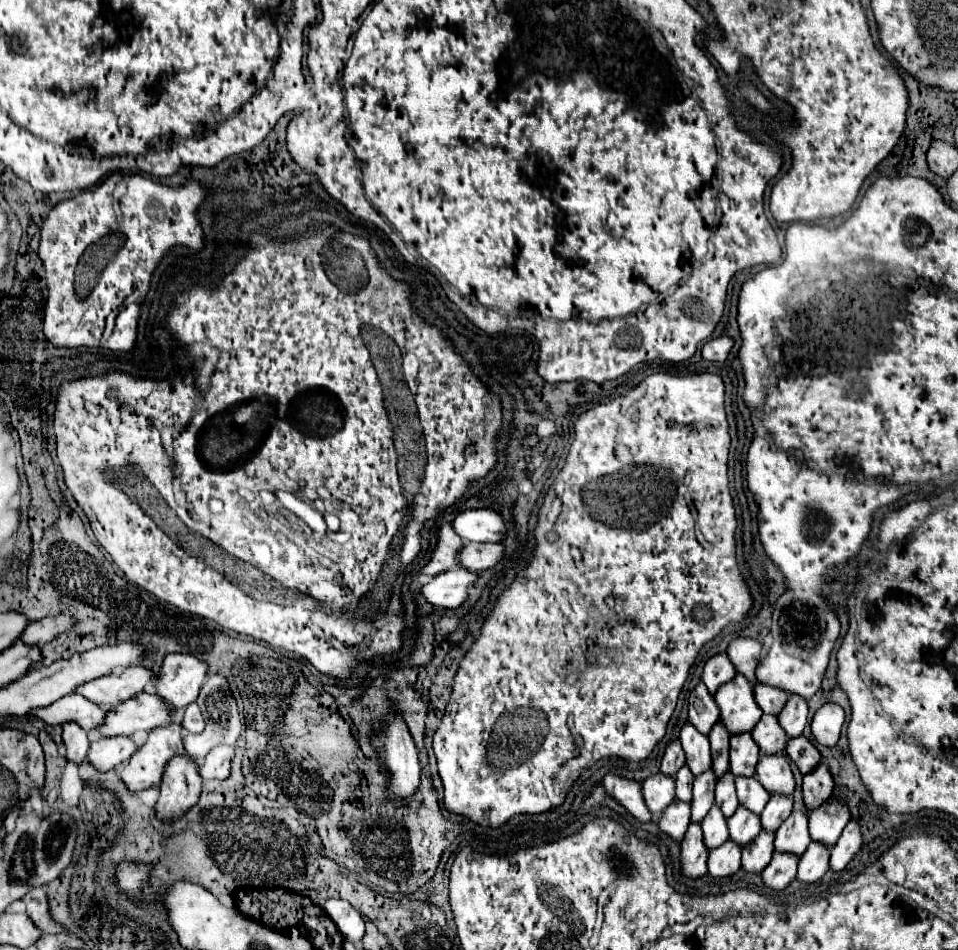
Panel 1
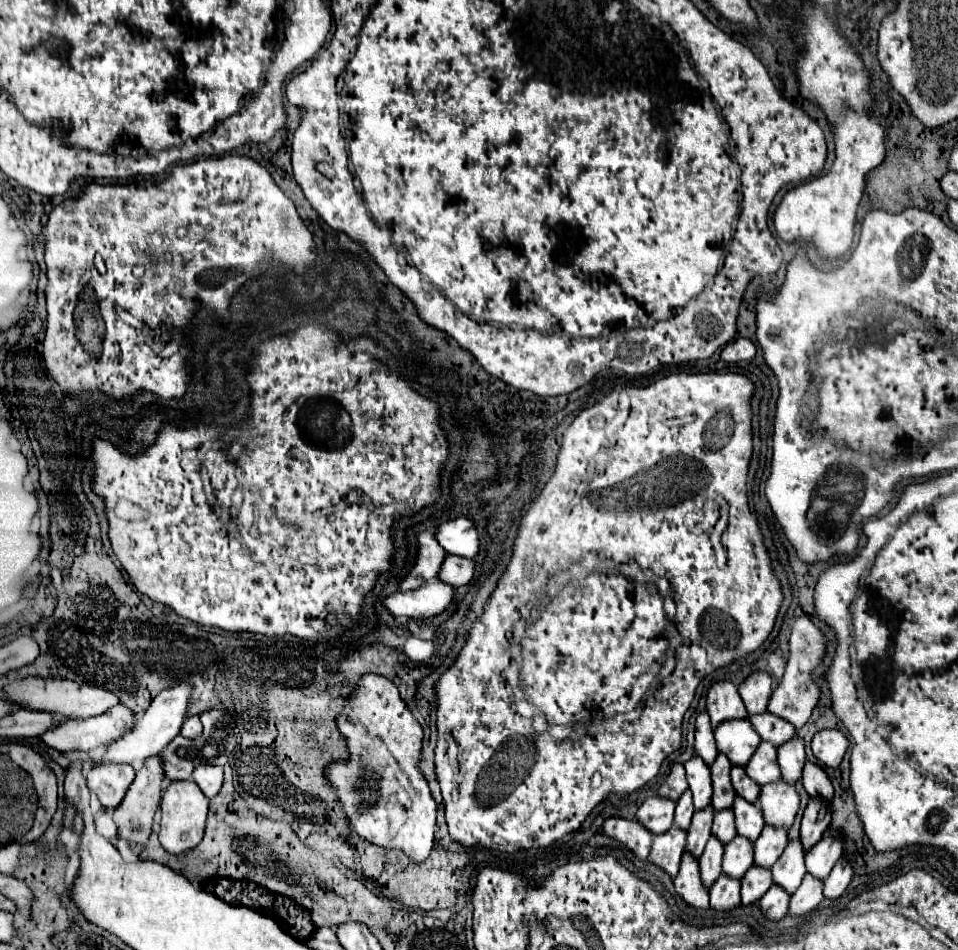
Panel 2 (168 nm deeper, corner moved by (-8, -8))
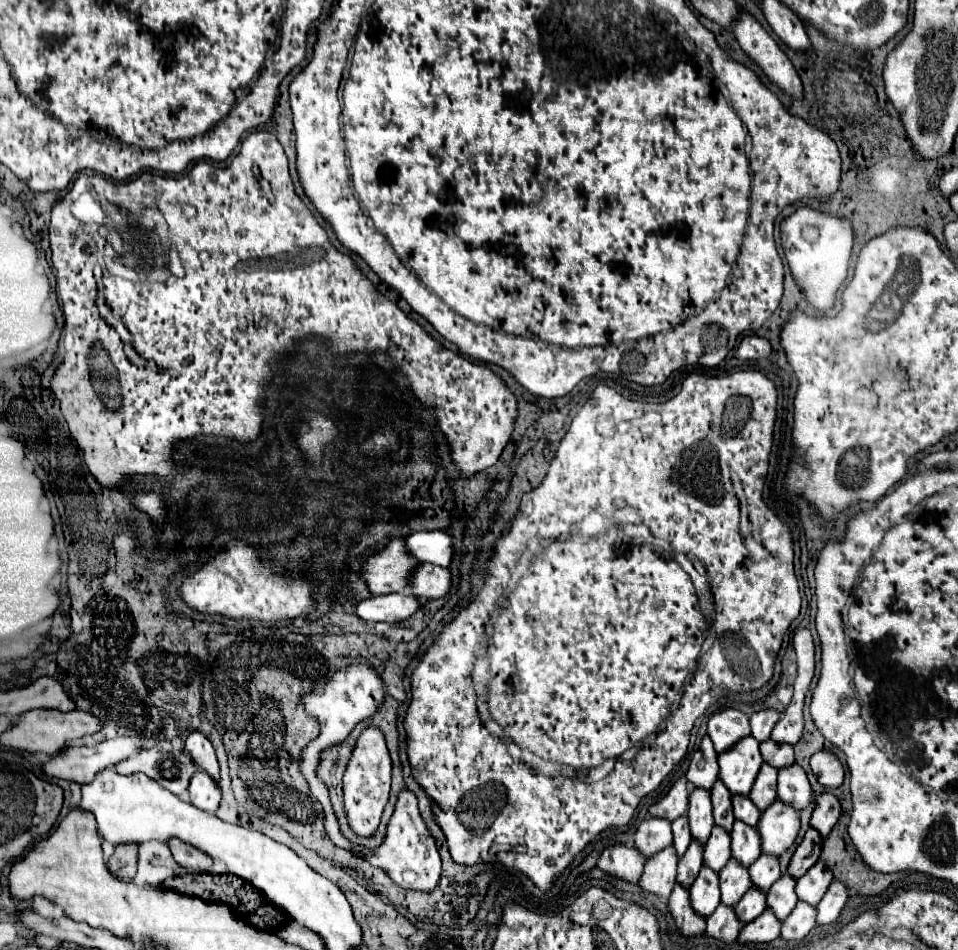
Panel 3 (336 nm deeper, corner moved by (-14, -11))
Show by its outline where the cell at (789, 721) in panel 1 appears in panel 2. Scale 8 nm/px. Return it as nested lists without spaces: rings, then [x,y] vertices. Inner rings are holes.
[[[799,735],[779,745],[779,767],[781,767],[781,777],[785,781],[789,783],[799,781],[803,765],[805,765],[805,741]]]

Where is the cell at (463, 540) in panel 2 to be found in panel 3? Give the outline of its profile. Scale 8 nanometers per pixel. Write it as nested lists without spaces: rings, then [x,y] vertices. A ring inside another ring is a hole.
[[[423,530],[423,532],[409,534],[405,538],[405,548],[421,564],[427,562],[427,564],[447,568],[453,558],[451,536],[441,530],[431,530],[431,532]]]

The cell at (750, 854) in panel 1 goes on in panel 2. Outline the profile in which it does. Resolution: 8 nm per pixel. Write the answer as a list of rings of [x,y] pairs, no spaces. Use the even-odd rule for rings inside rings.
[[[757,865],[749,867],[749,871],[741,879],[741,903],[749,905],[759,901],[771,885],[773,885],[773,877],[769,867],[757,867]]]

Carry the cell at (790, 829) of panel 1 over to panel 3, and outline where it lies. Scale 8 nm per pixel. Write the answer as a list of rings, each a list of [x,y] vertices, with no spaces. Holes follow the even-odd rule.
[[[785,874],[767,892],[767,908],[775,914],[777,920],[783,922],[791,914],[795,904],[797,904],[797,898],[795,898],[795,880]]]

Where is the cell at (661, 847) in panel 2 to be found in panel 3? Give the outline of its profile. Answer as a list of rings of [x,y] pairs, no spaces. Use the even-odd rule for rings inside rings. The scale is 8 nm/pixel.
[[[673,846],[655,854],[655,858],[645,862],[645,870],[639,878],[639,886],[663,900],[669,898],[675,886],[675,862],[679,862]]]

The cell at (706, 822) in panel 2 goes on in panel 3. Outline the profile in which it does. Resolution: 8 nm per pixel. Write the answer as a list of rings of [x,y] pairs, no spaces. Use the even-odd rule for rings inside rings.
[[[695,842],[689,844],[687,852],[681,856],[679,860],[679,866],[677,866],[677,882],[685,888],[689,888],[699,870],[701,870],[701,864],[703,864],[703,850],[699,850],[699,846],[695,846]]]

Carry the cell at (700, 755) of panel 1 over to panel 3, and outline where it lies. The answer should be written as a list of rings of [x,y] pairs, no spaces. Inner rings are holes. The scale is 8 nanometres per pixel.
[[[695,788],[691,792],[687,818],[689,818],[691,836],[699,844],[705,844],[709,834],[711,834],[711,828],[713,828],[713,822],[711,822],[711,794],[707,790]]]

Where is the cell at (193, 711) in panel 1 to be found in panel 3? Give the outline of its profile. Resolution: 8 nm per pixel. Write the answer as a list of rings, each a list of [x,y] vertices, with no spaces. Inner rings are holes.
[[[191,732],[185,740],[185,750],[187,754],[191,754],[195,766],[199,766],[199,770],[203,772],[209,772],[215,784],[219,786],[219,764],[209,738],[201,732]]]

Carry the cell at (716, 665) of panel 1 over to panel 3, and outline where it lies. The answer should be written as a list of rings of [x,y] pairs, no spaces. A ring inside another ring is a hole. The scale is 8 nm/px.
[[[727,708],[709,720],[707,734],[713,740],[715,752],[723,754],[723,752],[731,750],[741,738],[751,734],[749,718],[745,714],[741,714],[739,710]]]

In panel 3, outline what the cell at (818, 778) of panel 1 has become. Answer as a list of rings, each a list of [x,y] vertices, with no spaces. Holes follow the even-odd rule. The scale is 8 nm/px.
[[[813,828],[807,830],[803,842],[797,846],[791,862],[789,862],[789,868],[787,868],[787,874],[791,878],[801,878],[817,860],[819,860],[819,846],[821,846],[823,838],[819,838],[819,834],[815,834]]]

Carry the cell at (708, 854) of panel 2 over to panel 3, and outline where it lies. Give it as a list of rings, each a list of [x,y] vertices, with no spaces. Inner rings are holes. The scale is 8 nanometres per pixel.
[[[701,868],[697,880],[691,884],[689,898],[695,914],[709,918],[719,906],[719,876],[711,874],[707,868]]]

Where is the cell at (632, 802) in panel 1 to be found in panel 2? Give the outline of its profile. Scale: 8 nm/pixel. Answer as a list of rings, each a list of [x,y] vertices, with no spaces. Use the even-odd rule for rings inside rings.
[[[607,817],[603,823],[603,831],[617,839],[621,845],[631,849],[635,855],[645,859],[651,849],[653,833],[645,829],[637,819],[623,819],[623,817]]]

